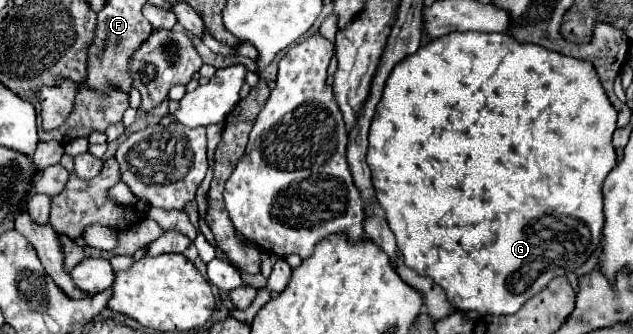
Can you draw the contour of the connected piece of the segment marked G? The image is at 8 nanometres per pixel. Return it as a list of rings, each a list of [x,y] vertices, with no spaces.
[[[456,31],[422,45],[418,53],[402,59],[390,73],[370,127],[368,165],[372,169],[376,199],[386,211],[388,225],[396,235],[404,263],[418,275],[430,277],[436,285],[440,285],[446,291],[448,301],[458,311],[476,311],[480,315],[512,315],[530,297],[540,293],[554,277],[576,271],[598,247],[604,227],[602,181],[616,165],[616,151],[612,145],[614,131],[616,109],[612,107],[590,61],[566,57],[538,45],[518,43],[504,33]]]

